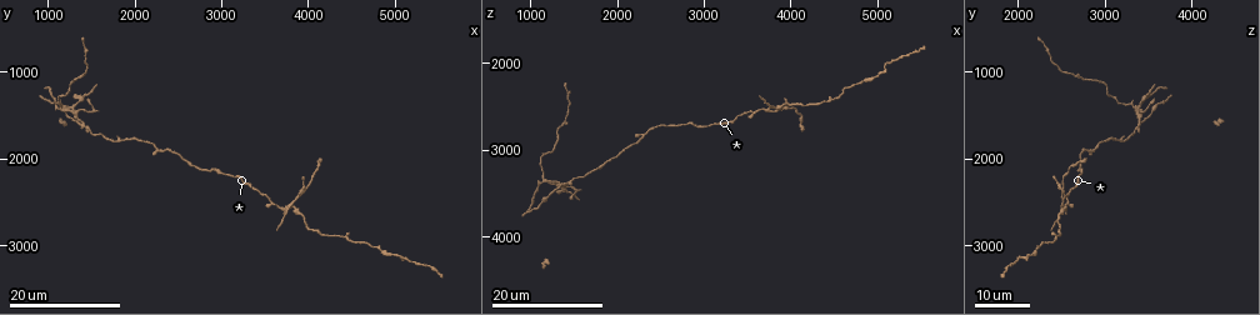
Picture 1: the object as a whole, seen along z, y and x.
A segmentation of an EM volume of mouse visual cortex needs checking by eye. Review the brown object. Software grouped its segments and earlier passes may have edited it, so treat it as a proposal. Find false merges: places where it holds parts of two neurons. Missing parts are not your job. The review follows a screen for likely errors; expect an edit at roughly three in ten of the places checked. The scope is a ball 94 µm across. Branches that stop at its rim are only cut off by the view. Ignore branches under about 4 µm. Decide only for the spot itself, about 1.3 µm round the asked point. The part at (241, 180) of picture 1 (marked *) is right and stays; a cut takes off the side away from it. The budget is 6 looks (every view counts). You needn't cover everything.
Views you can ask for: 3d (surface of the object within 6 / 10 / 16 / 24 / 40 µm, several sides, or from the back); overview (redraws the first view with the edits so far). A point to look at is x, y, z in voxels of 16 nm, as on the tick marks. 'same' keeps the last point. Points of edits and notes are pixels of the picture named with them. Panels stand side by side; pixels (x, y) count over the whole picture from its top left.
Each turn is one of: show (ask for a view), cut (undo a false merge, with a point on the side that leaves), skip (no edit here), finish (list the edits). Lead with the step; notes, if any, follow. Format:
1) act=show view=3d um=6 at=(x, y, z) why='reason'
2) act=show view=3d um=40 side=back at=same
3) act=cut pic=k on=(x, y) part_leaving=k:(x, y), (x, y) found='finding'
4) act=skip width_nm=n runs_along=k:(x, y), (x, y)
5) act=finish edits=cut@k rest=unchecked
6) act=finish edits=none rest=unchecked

act=show view=3d um=16 at=(3800, 2600, 2500) why='four or more arms meet'

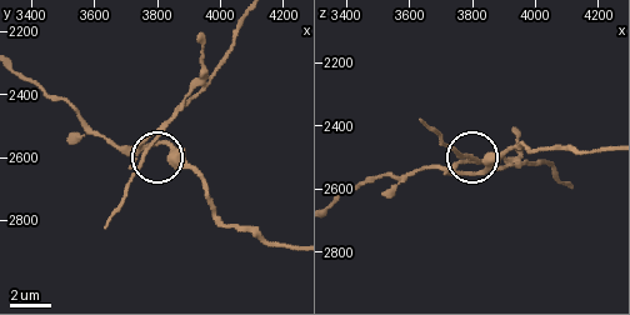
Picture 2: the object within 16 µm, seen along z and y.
act=show view=3d um=10 at=(3760, 2550, 2530) why='closer look'

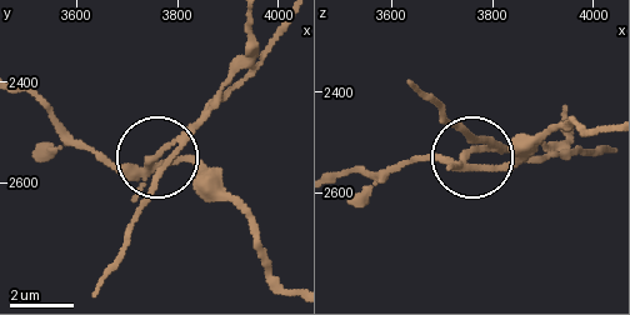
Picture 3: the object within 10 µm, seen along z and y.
act=cut pic=3 on=(181, 144) arms=5 found='a second neuron is stuck on'

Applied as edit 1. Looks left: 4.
act=show view=3d um=24 at=(1300, 1600, 3400) why='side arm on a straight run'

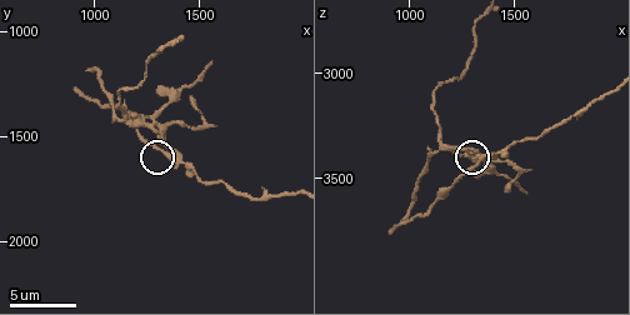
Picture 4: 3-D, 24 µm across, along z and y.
act=show view=3d um=6 at=(1350, 1570, 3400)

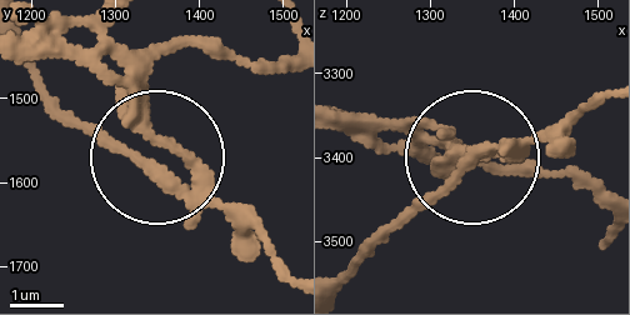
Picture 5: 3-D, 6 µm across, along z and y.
act=cut pic=5 on=(446, 154) side_arm_um=19 part_leaving=5:(191, 155), (75, 65), (21, 48) found='a second neuron is stuck on'

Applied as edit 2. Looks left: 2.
act=show view=3d um=24 at=(5100, 3100, 2050) why='a narrow waist'

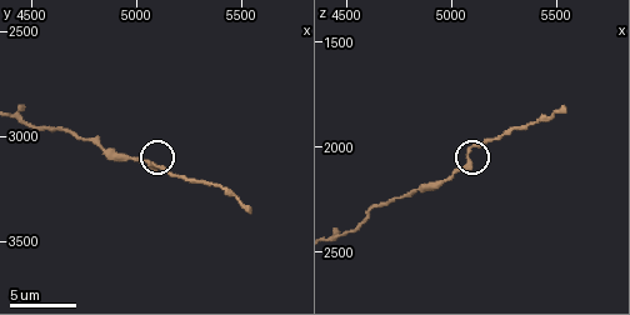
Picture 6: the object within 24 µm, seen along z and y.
act=show view=3d um=6 at=(5090, 3140, 2020)

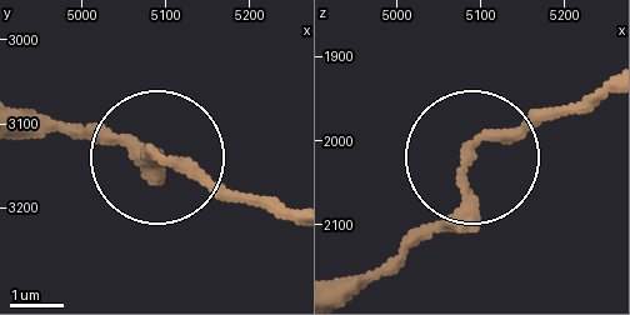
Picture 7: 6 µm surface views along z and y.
act=skip found='all the same neuron'

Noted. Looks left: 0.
act=finish edits=cut@3,cut@5 rest=unchecked

